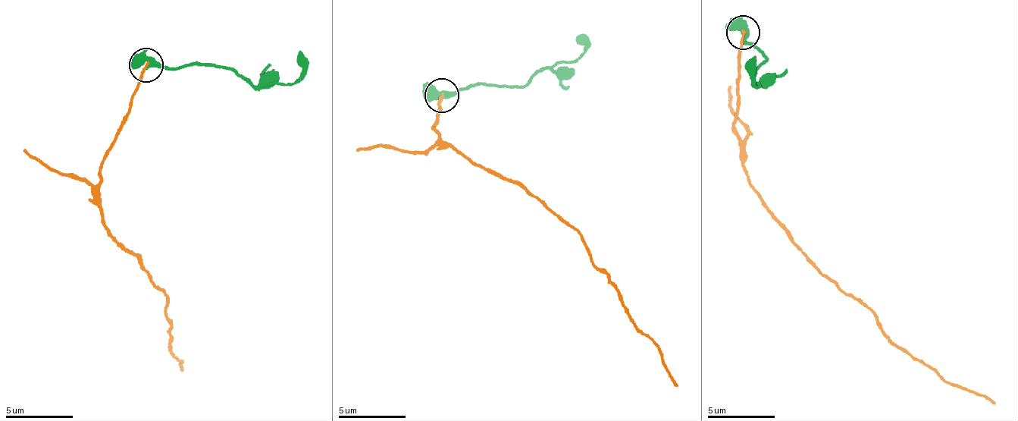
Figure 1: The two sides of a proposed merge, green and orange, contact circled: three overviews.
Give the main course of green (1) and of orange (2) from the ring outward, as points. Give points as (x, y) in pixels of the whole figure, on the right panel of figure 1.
1: (742, 33), (766, 58), (755, 81), (759, 88), (753, 78), (757, 55)
2: (742, 33), (733, 125), (748, 181), (790, 243), (847, 292), (911, 355), (952, 384), (996, 405)

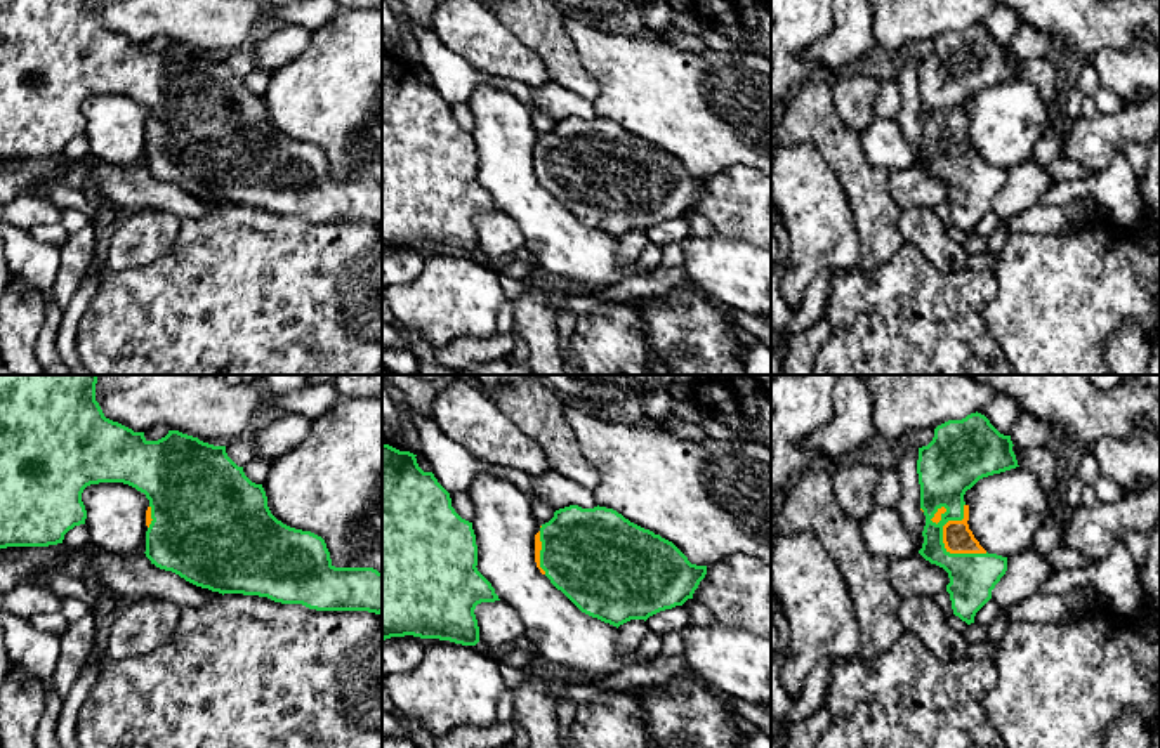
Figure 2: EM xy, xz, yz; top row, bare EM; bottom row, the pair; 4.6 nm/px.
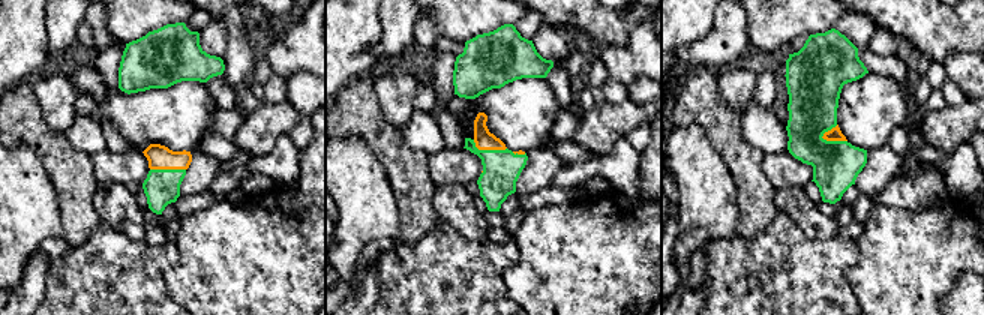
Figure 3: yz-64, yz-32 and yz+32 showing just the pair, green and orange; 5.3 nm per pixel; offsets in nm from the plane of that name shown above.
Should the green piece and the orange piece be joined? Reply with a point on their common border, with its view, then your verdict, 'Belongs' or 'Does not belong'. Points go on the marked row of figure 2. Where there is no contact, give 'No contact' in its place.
Touches green at yz (942, 540). Belongs

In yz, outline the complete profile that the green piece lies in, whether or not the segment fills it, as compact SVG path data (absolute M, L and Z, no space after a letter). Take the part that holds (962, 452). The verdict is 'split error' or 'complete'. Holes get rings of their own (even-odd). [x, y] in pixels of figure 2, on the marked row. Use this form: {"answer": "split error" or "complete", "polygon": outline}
{"answer": "split error", "polygon": "M981 413L962 420L948 420L934 429L927 446L919 448L917 474L920 484L920 510L926 515L924 543L919 554L948 573L953 614L967 625L992 599L992 590L1007 571L1007 557L988 554L969 529L969 505L964 495L979 479L1019 467L1011 436L1000 434Z"}

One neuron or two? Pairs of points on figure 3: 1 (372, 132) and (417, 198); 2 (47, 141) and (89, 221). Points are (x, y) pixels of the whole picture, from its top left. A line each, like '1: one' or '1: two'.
1: one
2: one

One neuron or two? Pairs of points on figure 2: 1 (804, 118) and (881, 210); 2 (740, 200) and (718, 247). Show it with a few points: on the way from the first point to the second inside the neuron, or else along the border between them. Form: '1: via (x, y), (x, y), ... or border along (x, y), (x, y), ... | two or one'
1: via (827, 141), (851, 165), (867, 188) | one
2: border along (718, 231), (752, 245) | two

